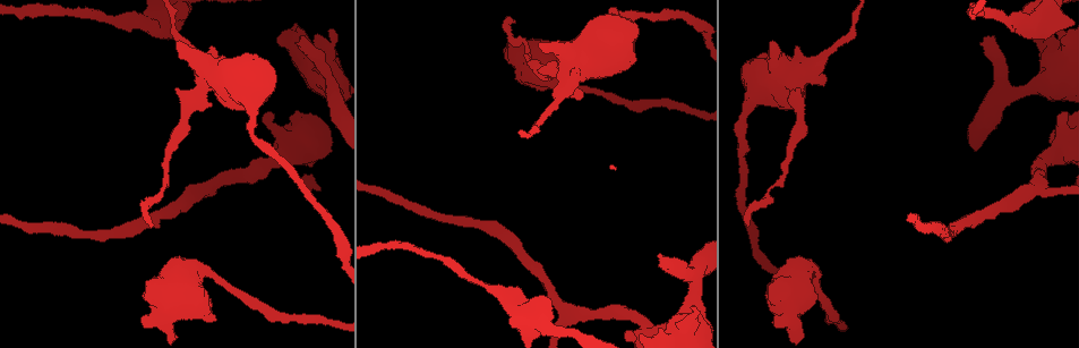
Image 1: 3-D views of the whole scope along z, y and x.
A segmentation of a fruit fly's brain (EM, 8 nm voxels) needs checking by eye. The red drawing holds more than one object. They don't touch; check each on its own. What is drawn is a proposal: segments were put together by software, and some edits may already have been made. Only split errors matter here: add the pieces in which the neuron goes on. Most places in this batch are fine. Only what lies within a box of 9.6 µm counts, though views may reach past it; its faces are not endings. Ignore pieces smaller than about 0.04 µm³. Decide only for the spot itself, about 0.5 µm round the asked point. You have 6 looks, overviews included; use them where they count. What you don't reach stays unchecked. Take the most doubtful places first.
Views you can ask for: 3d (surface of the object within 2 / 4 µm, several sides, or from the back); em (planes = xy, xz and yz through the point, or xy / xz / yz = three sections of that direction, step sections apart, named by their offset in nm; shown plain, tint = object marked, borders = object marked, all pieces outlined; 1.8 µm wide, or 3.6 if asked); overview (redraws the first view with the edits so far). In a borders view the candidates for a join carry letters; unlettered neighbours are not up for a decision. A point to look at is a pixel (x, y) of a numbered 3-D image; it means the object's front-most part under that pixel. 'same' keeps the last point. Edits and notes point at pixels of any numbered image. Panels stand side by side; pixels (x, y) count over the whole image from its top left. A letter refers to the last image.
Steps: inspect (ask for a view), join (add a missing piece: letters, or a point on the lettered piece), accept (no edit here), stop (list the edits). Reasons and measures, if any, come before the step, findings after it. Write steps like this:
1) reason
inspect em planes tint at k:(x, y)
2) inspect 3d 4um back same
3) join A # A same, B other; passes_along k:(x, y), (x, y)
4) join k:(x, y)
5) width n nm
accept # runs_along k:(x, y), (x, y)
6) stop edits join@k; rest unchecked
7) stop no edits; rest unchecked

branch stops here
inspect 3d 4um at 1:(982, 43)

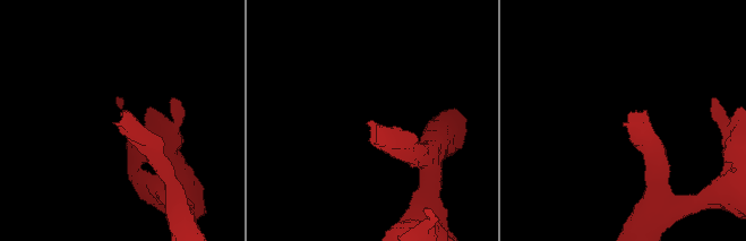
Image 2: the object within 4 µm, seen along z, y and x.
inspect em xz step 8 borders at 2:(113, 122)

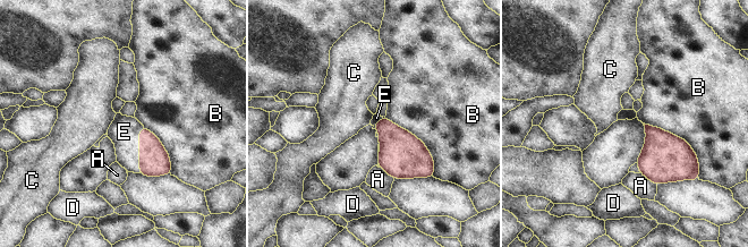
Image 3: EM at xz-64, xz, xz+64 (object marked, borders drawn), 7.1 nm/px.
cut it another way
inspect em planes borders same

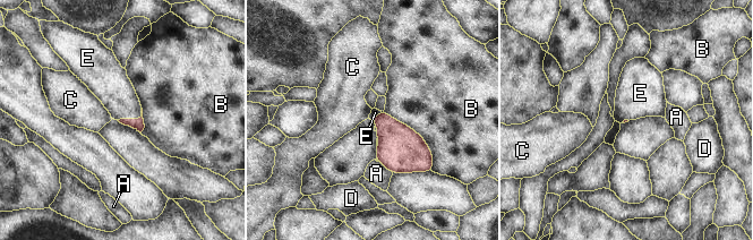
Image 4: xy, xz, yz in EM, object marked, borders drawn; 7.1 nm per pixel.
join 4:(114, 90) # A other, B other, C other, D other, E same; passes_along 4:(136, 123), (133, 119), (114, 90); it goes on there

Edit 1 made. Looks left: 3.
inspect overview

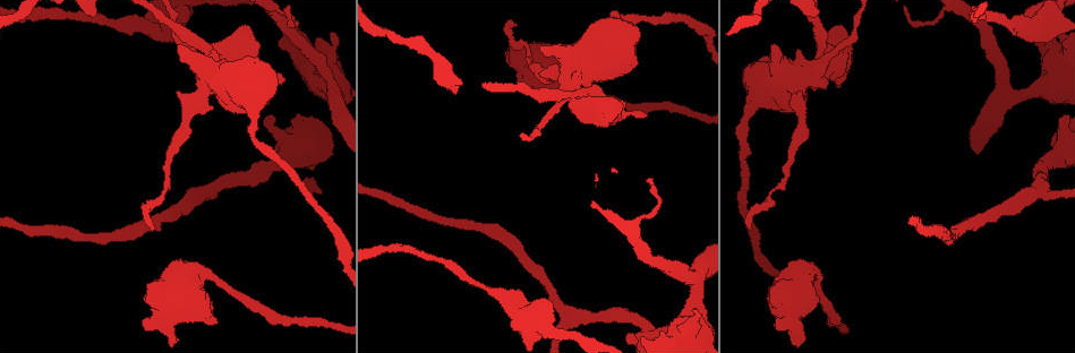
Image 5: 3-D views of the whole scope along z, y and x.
an open end
inspect 3d 4um at 5:(694, 309)

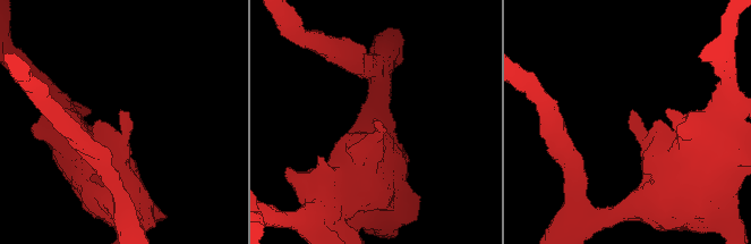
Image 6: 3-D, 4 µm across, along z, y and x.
inspect em planes borders at 6:(633, 112)

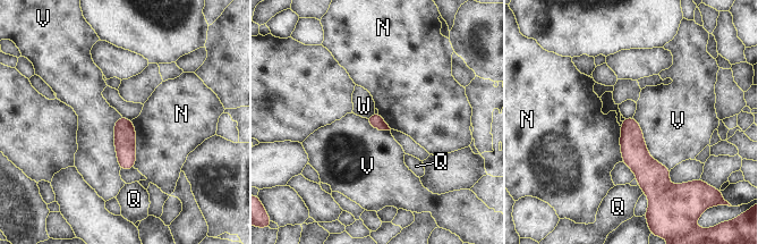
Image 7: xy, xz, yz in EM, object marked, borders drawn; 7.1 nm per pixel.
longest_contact V 460 nm
accept # N other, Q other, V other, W other; no lettered piece goes on from it

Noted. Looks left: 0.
stop edits join@4; rest unchecked

